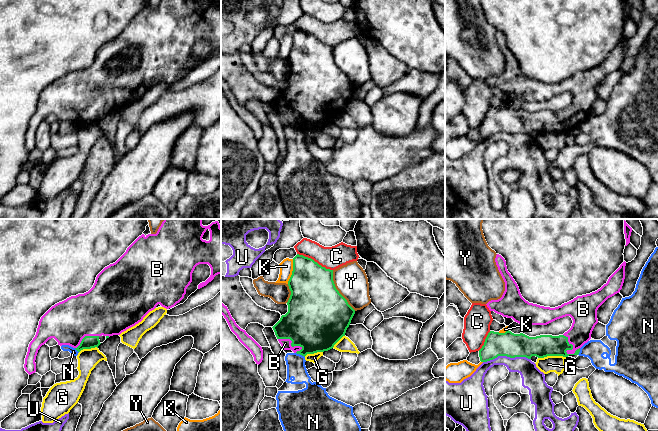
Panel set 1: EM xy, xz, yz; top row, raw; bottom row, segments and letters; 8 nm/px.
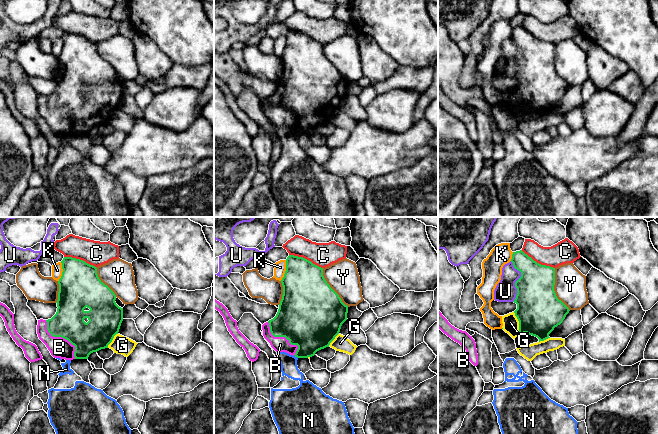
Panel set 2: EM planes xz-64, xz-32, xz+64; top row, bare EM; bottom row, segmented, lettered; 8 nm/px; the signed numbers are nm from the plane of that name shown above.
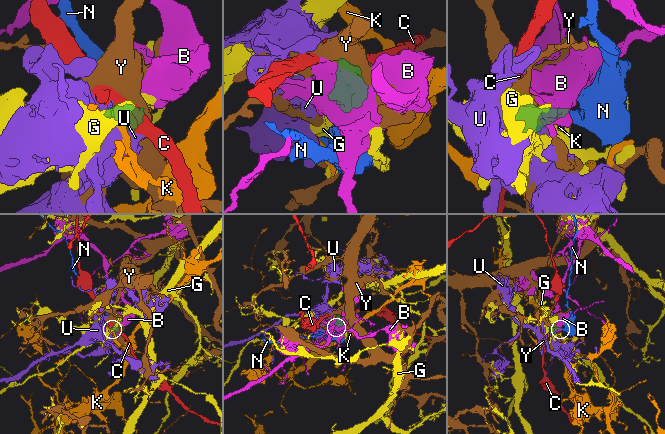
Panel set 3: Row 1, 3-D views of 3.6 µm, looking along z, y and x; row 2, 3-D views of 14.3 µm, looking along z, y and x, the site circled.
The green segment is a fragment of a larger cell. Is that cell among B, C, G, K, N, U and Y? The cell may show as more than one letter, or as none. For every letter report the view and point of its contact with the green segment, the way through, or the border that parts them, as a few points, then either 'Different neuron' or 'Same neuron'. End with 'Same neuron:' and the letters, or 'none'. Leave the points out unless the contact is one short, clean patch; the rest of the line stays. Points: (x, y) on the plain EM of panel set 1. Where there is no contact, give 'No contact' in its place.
B: Touches green at yz (572, 124). Same neuron
C: Touches green at xz (314, 37). Boundary: xz (297, 29), (310, 33), (322, 42), (332, 46). Different neuron
G: Touches green at yz (551, 131). Different neuron
K: Touches green at xz (292, 47). Different neuron
N: Touches green at xz (300, 130). Boundary: xz (296, 128), (304, 133). Different neuron
U: Touches green at yz (506, 131). Different neuron
Y: Touches green at xz (337, 66). Different neuron
Same neuron: B

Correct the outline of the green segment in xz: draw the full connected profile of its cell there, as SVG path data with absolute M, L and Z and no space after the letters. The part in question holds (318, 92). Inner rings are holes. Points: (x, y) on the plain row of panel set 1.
M297 30L288 57L291 67L288 88L272 103L283 126L306 132L332 125L345 112L355 86L336 65L333 46L322 43L313 35Z

